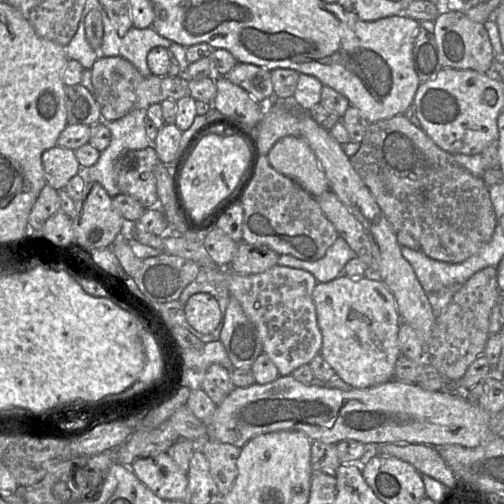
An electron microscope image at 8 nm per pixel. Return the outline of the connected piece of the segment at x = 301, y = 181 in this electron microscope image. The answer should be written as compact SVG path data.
M285 136L278 140L267 159L278 173L295 181L314 198L330 190L324 170L301 136Z

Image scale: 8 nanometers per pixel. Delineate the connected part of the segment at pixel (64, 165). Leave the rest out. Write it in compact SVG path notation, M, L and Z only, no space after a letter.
M54 146L42 154L42 165L47 184L55 190L63 190L67 183L81 171L75 151Z

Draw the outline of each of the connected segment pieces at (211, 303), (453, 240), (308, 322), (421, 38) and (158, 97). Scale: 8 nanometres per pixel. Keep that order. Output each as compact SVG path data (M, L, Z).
M205 292L195 293L188 299L184 314L189 325L205 335L212 334L221 322L218 301Z
M399 114L370 123L359 150L350 157L350 162L394 230L409 232L428 257L443 262L461 263L491 239L497 226L497 217L483 179L459 165L453 154L438 147L407 115Z
M276 265L256 275L239 275L226 269L230 296L241 304L255 324L263 352L276 365L281 376L309 364L322 347L322 335L316 317L312 292L318 283L308 271Z
M419 26L415 38L412 58L420 83L434 78L443 68L439 62L438 49L433 33Z
M120 56L99 57L91 68L94 96L100 105L102 121L114 121L127 115L132 110L148 109L153 104L164 100L178 101L190 96L188 80L184 76L142 75L136 67Z

